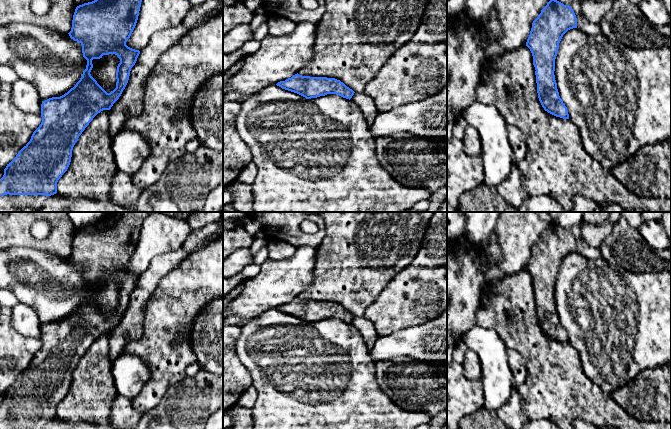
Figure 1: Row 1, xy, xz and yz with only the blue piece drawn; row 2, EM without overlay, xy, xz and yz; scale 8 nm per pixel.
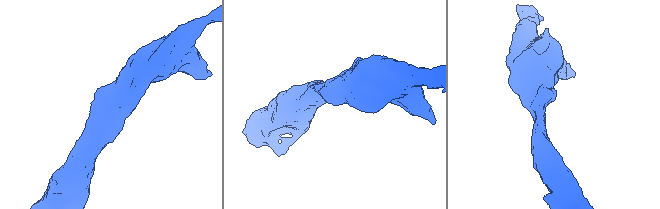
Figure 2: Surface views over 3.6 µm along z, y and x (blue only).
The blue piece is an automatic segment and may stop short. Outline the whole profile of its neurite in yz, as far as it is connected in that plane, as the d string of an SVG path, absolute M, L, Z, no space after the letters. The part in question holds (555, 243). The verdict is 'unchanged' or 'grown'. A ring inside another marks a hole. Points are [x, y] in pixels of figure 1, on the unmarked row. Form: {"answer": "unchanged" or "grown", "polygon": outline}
{"answer": "unchanged", "polygon": "M551 222L533 245L526 270L533 280L539 325L548 337L569 343L555 304L555 283L563 259L577 252L576 239L569 229Z"}

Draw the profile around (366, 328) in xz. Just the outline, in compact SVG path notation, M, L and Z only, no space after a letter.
M355 316L351 324L358 329L362 339L370 350L379 337L374 324L363 316Z

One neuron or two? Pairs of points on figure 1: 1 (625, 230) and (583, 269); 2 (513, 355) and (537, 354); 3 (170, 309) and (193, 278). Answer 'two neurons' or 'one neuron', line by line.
1: two neurons
2: two neurons
3: one neuron

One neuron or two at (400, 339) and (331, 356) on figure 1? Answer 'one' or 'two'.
two

